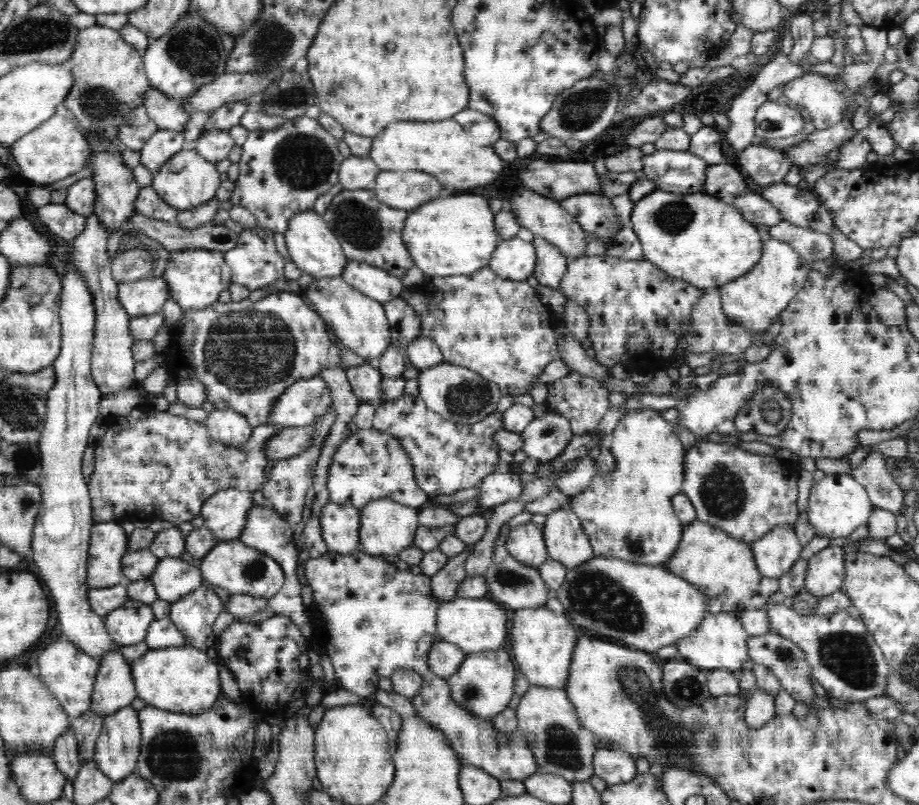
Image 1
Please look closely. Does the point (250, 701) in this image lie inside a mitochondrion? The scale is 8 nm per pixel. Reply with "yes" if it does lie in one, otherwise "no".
no

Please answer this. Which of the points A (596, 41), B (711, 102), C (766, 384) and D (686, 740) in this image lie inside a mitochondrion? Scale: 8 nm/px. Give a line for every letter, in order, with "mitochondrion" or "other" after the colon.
A: other
B: other
C: other
D: mitochondrion

